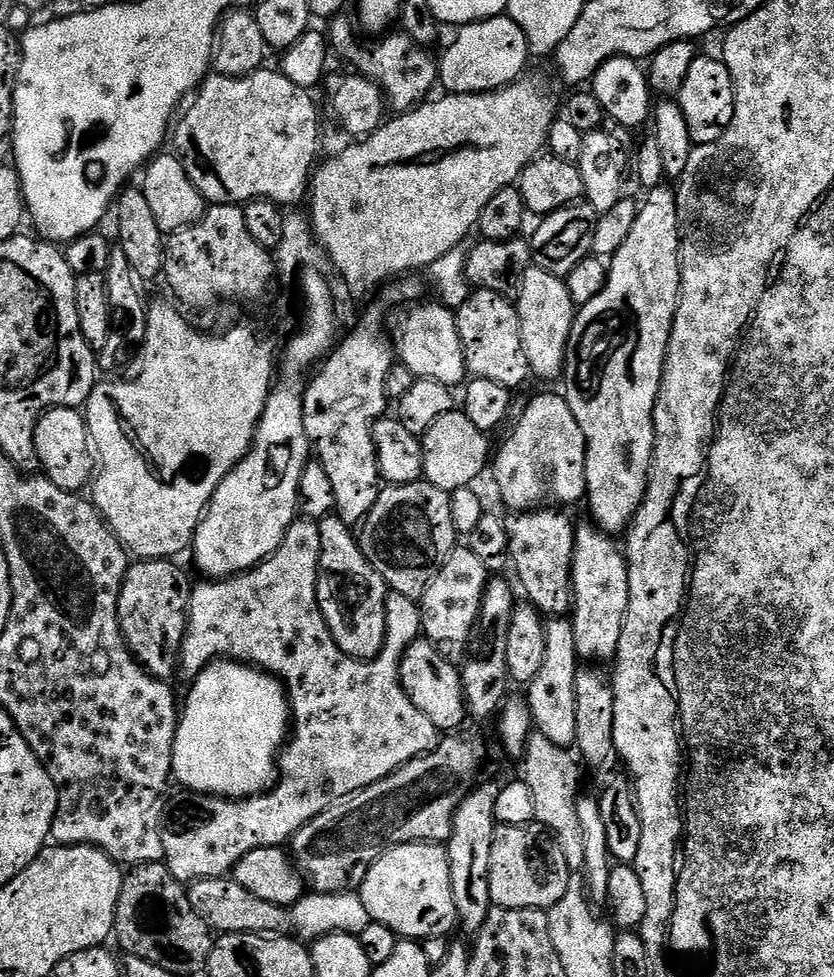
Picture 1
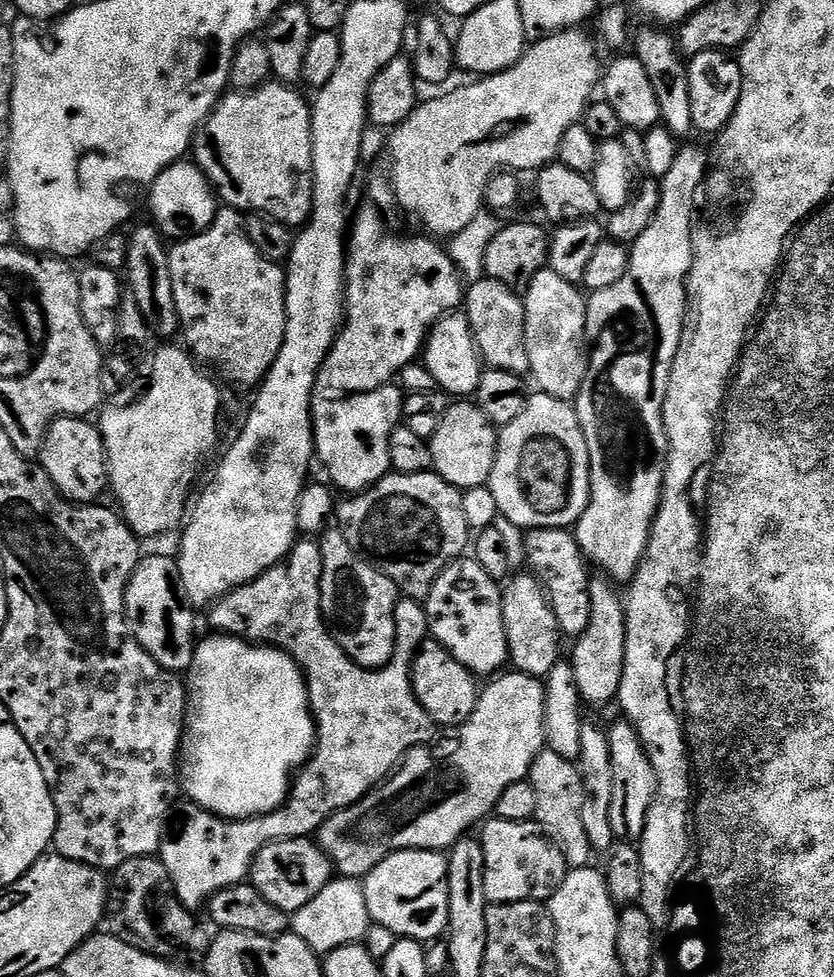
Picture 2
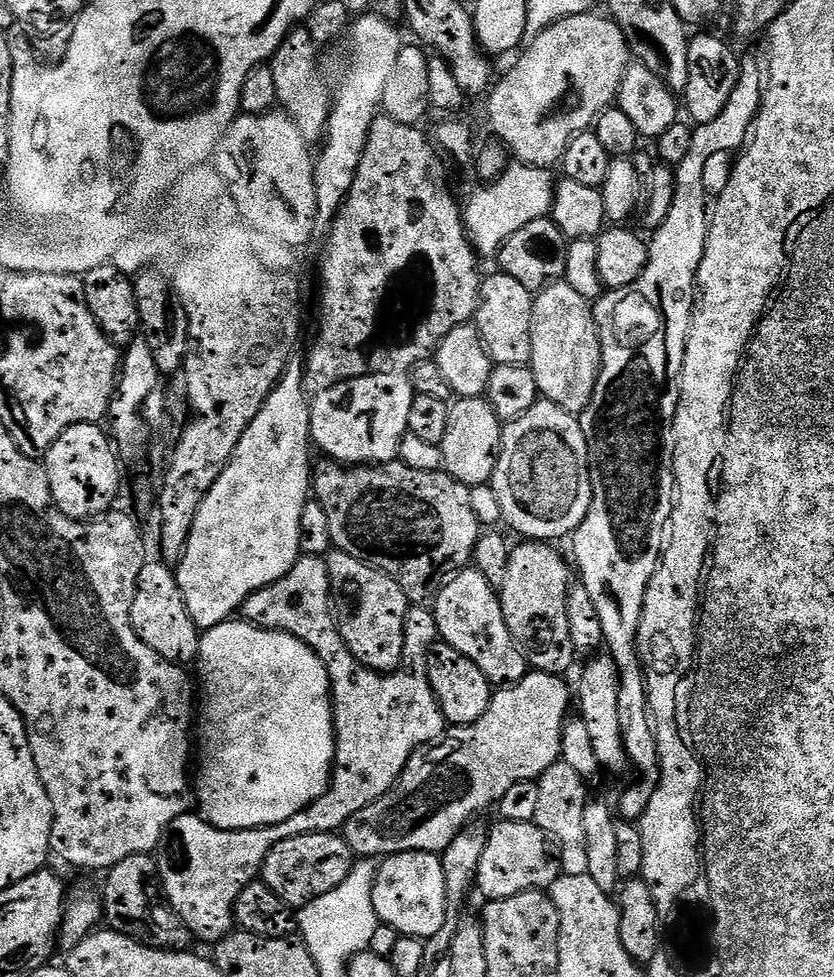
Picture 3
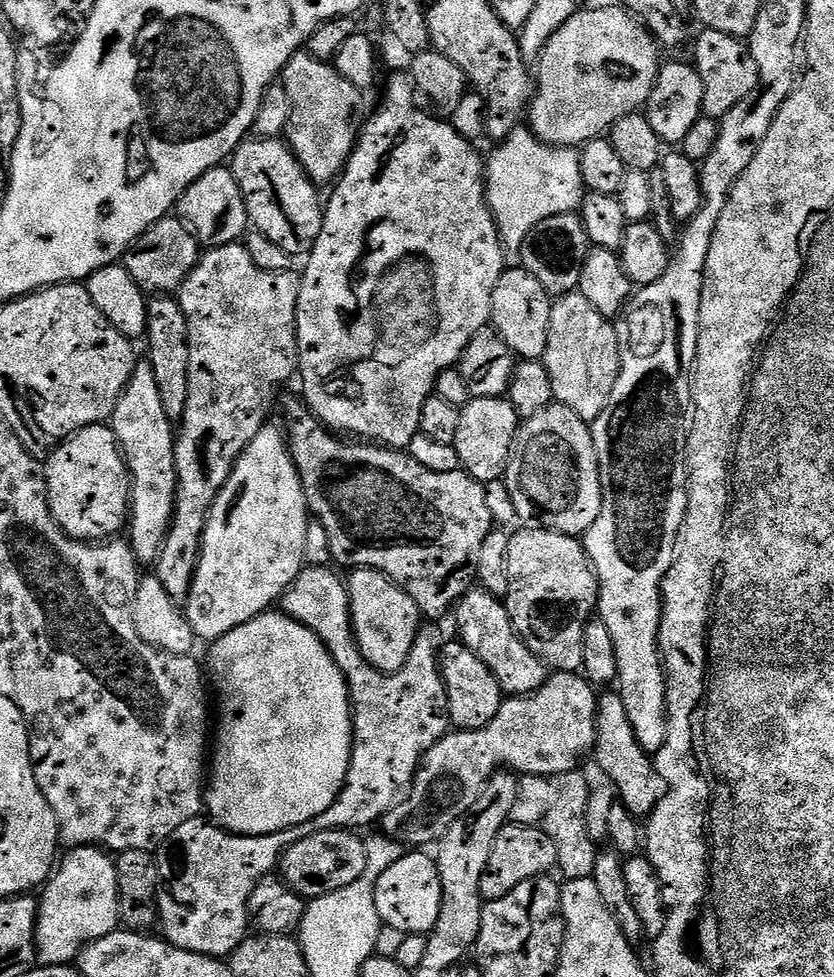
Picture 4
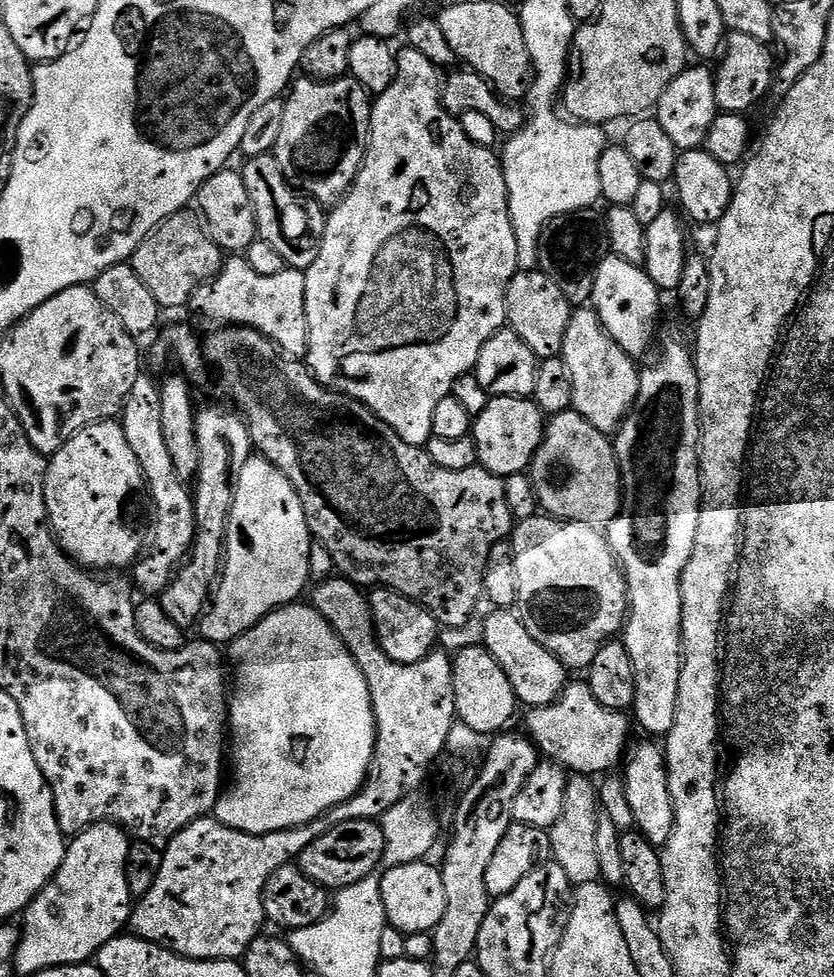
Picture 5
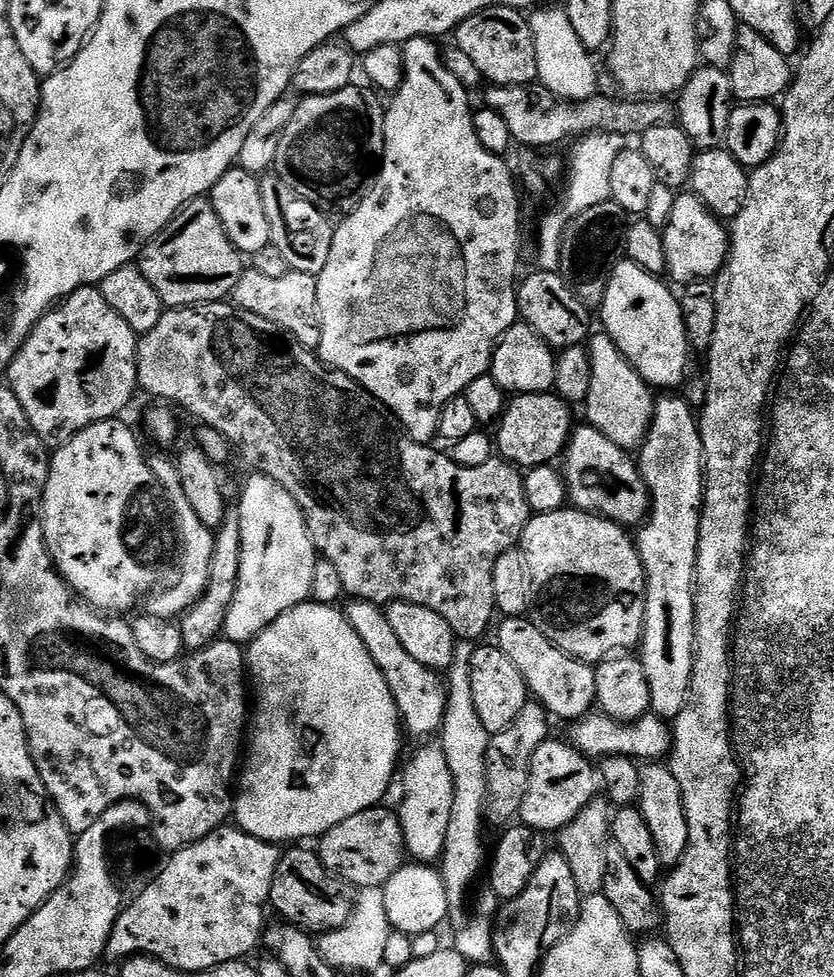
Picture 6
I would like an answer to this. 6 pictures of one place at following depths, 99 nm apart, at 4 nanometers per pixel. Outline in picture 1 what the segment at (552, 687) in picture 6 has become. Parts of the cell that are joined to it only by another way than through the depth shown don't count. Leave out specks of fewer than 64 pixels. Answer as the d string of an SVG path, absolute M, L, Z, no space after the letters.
M458 546L449 554L448 560L438 570L438 574L426 586L420 605L420 627L423 635L437 646L444 644L467 645L480 608L488 590L490 574L486 566L467 546Z

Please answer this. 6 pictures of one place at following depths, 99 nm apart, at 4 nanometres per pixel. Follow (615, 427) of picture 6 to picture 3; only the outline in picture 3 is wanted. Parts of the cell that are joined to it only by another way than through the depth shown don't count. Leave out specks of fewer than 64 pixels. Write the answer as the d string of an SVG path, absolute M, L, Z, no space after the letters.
M566 282L549 284L535 297L530 367L534 378L538 378L538 390L541 397L562 406L562 410L573 414L579 414L586 410L586 406L592 401L594 386L600 377L600 359L604 349L600 347L600 329L596 327L592 309L593 305L584 300L582 294L578 294L578 290L574 290Z

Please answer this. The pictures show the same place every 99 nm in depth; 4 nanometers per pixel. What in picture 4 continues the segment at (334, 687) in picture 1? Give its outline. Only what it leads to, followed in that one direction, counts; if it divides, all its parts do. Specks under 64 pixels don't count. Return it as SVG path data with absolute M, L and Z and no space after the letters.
M305 567L294 578L294 582L284 591L278 604L285 616L297 620L306 626L326 646L334 658L338 670L348 679L348 694L352 697L352 761L346 774L340 796L318 818L300 824L297 828L288 828L285 832L275 832L265 836L238 836L224 831L215 823L204 818L182 822L174 834L170 834L158 849L160 866L160 887L156 893L158 924L164 932L163 939L168 943L194 954L231 957L250 932L248 903L254 886L266 875L277 871L284 851L302 838L310 838L315 832L325 832L331 828L361 830L367 824L383 821L384 815L399 801L402 793L412 783L421 758L450 731L448 718L448 695L444 679L440 677L440 648L446 642L446 635L436 622L428 622L420 629L418 643L412 649L406 670L399 672L380 672L362 658L356 635L352 629L352 615L348 609L348 585L332 573L331 567Z

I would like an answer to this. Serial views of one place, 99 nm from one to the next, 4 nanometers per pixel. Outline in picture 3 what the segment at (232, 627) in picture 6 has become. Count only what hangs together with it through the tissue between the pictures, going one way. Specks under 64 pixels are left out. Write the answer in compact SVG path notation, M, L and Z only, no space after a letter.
M293 358L288 361L284 376L266 398L262 410L258 410L258 418L250 422L218 482L214 482L202 506L198 506L186 550L180 563L175 565L176 581L182 590L182 598L186 598L186 610L190 610L190 618L194 618L197 628L201 630L233 619L243 609L250 594L290 574L294 562L302 555L298 522L302 522L302 510L310 499L314 460L308 457L312 409L306 391L306 368L298 360Z

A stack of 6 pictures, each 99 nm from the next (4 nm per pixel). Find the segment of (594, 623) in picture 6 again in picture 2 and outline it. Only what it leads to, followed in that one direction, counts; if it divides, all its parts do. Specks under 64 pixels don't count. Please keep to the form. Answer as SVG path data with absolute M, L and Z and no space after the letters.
M513 575L502 592L508 655L511 667L515 671L544 678L554 665L561 663L562 633L558 626L558 618L548 604L548 593L545 592L543 584L535 575L527 575Z

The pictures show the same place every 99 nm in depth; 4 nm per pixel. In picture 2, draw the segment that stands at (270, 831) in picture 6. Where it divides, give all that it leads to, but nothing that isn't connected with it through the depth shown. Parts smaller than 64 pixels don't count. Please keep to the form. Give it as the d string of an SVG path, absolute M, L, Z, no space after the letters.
M227 634L209 635L209 640L201 639L196 645L196 653L186 673L188 689L188 714L184 718L184 738L178 757L178 776L182 781L182 792L191 803L205 808L224 820L250 820L253 816L265 816L278 810L288 801L290 789L294 783L294 774L308 763L312 755L316 738L316 721L312 719L312 701L308 699L308 681L303 668L293 656L275 646L265 646L259 642L242 640L238 636Z

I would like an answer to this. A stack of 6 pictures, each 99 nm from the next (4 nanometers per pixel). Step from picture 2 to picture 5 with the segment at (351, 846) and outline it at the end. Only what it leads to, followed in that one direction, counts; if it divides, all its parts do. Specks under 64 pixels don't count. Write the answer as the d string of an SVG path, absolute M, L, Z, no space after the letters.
M570 682L565 686L563 694L553 704L545 708L531 709L527 715L528 717L524 720L525 729L523 728L523 731L528 739L535 744L537 753L541 757L559 764L569 773L591 777L595 777L596 772L608 774L615 769L612 767L616 763L617 767L625 759L626 749L630 744L630 739L628 740L629 717L624 712L615 712L606 706L602 706L602 702L598 702L598 698L594 698L587 682L580 682L580 684Z

